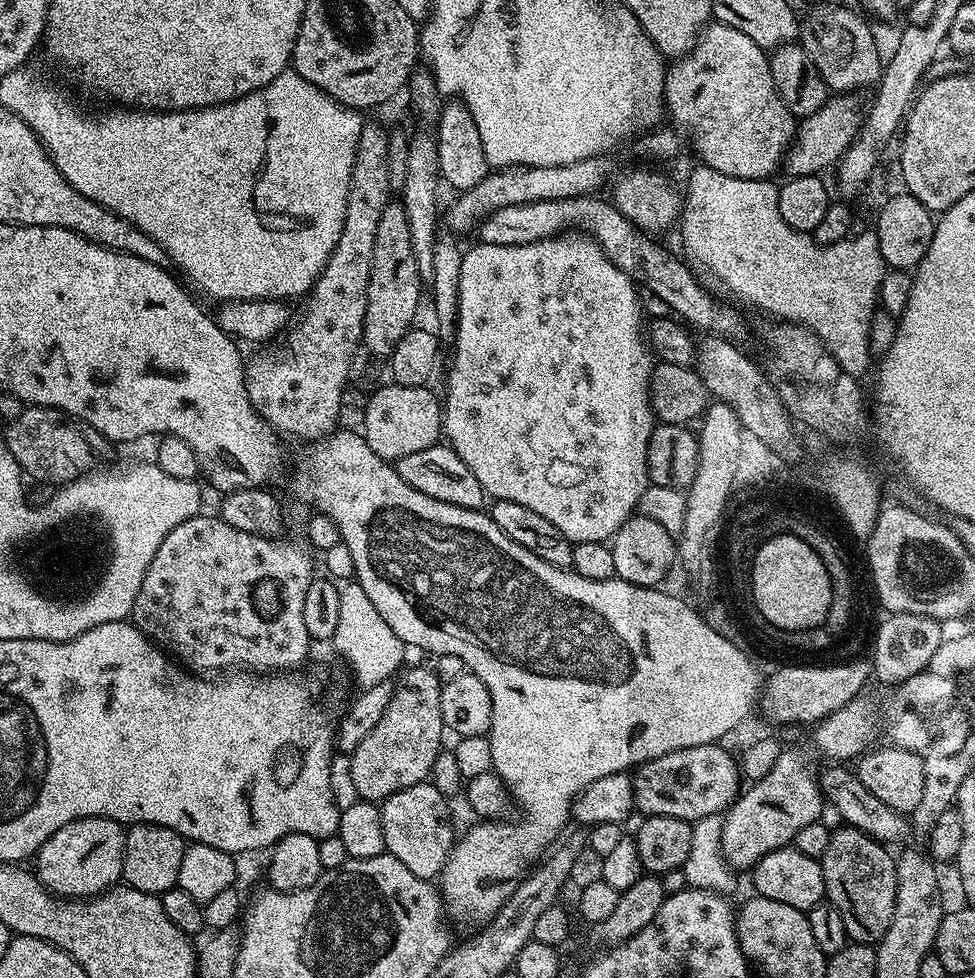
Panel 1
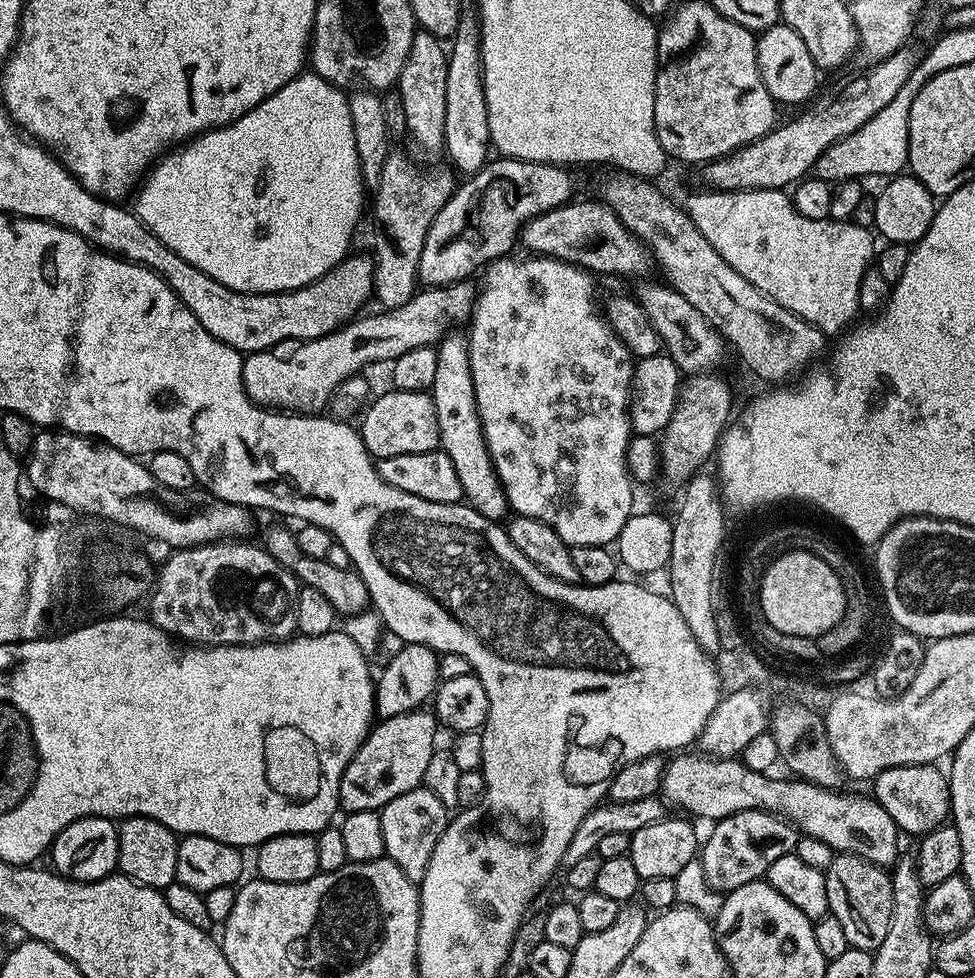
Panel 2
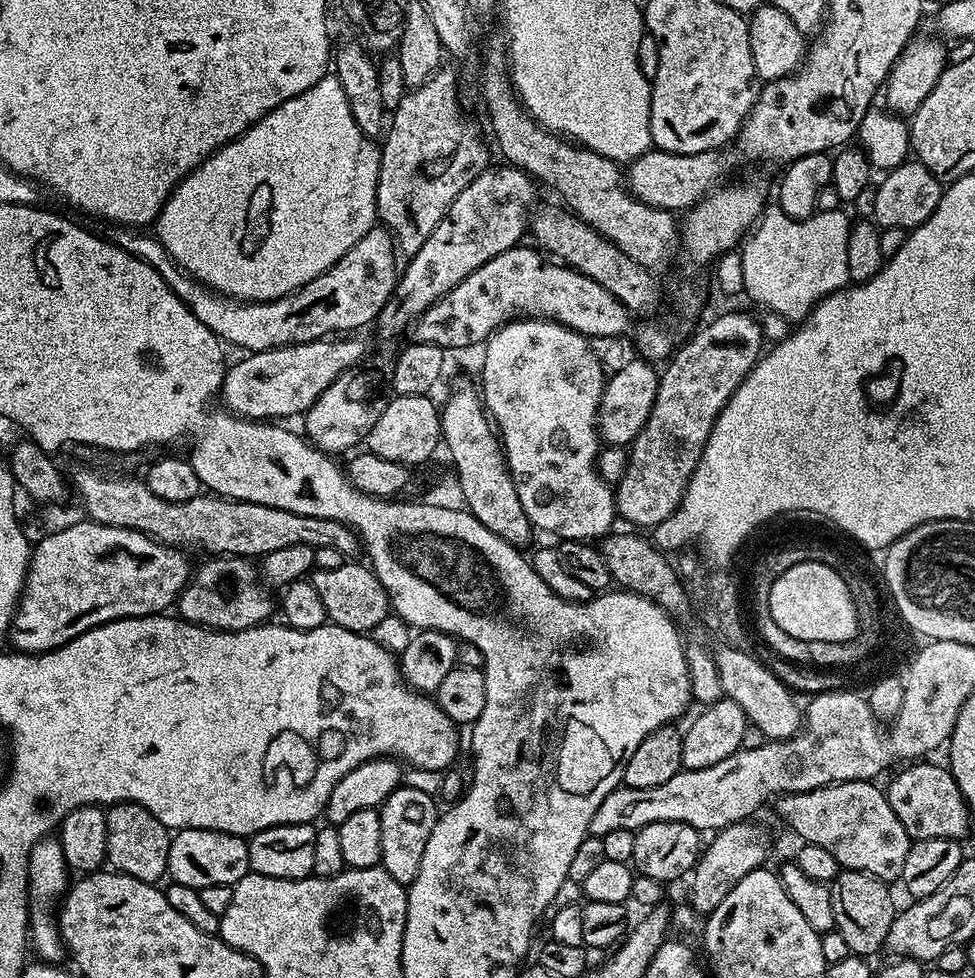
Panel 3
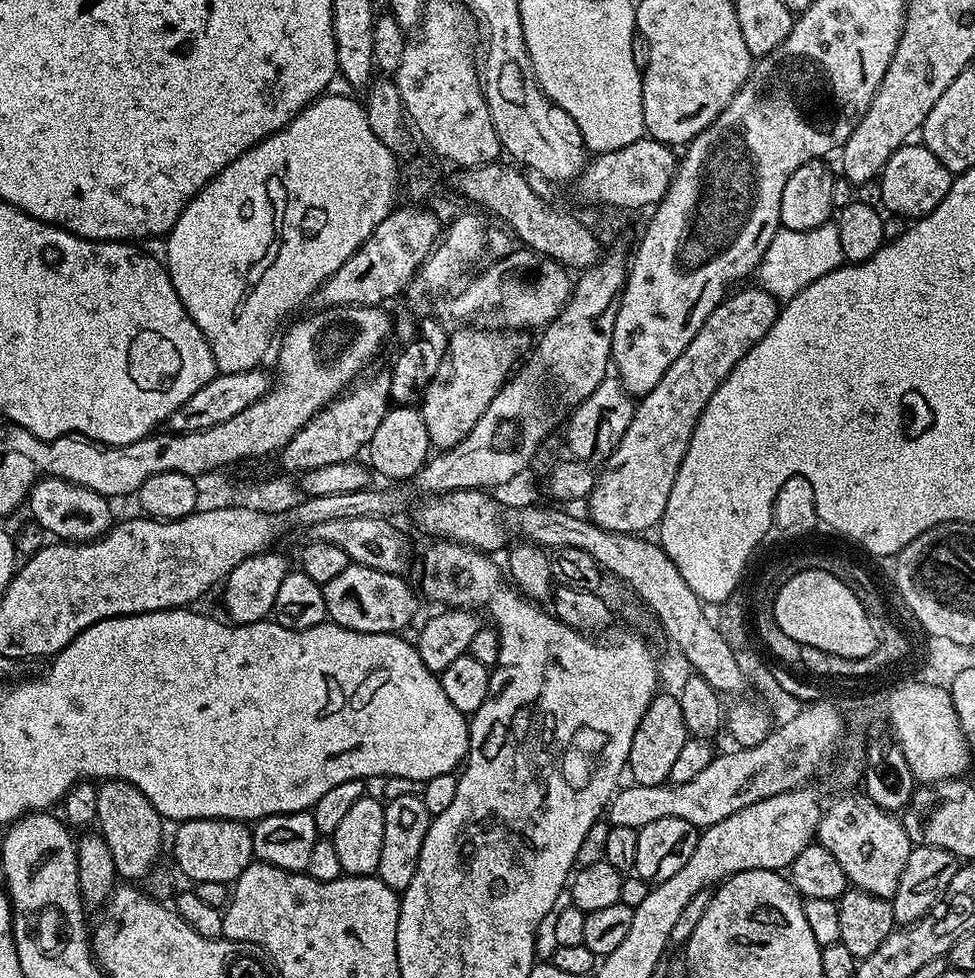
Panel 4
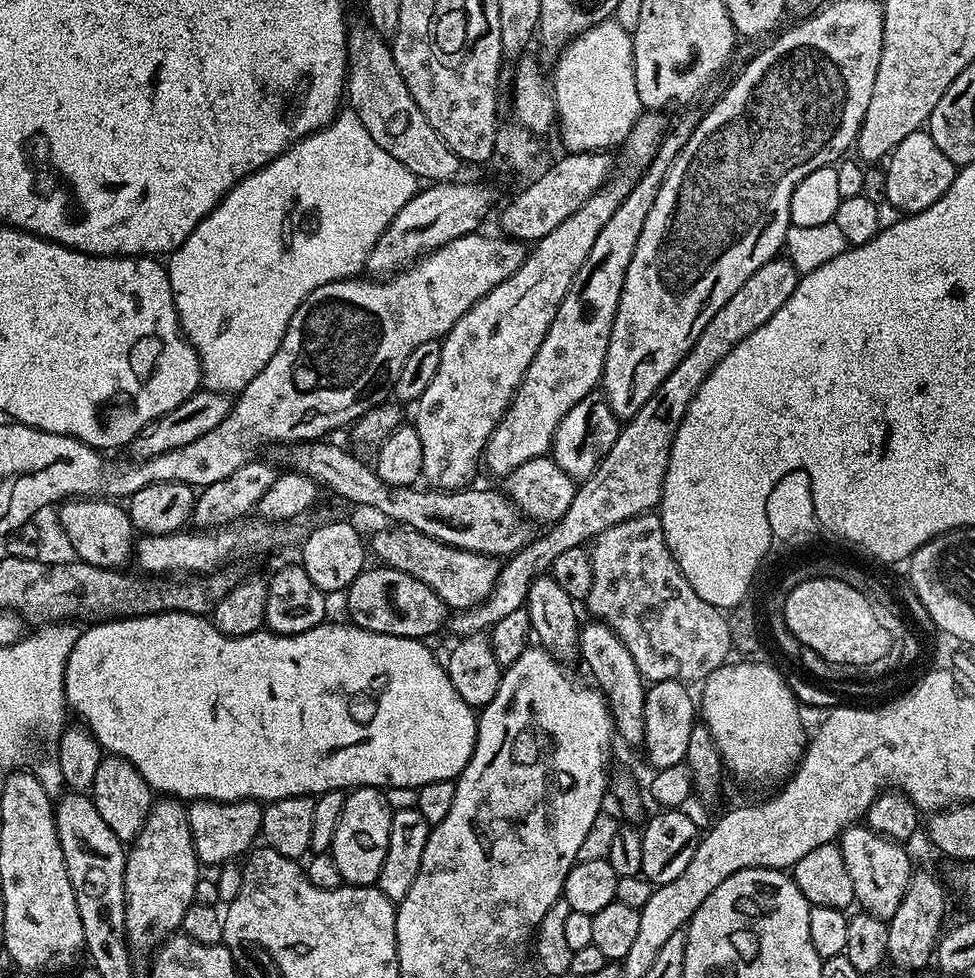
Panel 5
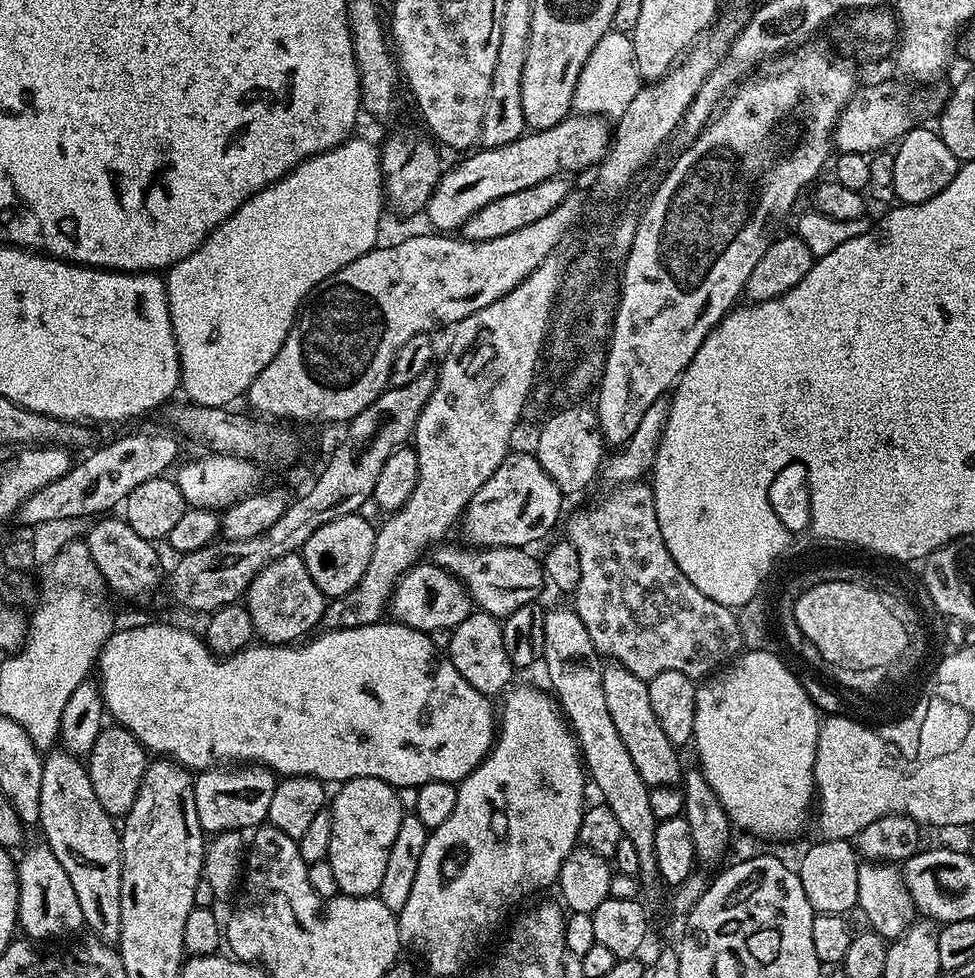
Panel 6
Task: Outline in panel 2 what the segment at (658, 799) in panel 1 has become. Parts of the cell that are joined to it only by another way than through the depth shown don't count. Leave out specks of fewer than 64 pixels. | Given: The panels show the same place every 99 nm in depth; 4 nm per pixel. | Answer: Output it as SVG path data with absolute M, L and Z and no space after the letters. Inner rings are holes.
M688 754L673 755L665 763L659 795L665 805L671 806L673 804L674 807L681 808L684 811L681 813L687 814L689 817L701 816L702 819L708 820L707 822L715 822L732 816L735 812L759 808L765 812L772 812L775 816L781 816L805 836L822 838L822 842L826 842L826 846L830 846L833 853L836 854L851 852L852 855L866 858L885 870L891 869L896 863L897 857L901 855L900 839L902 839L902 833L896 827L894 818L890 818L890 814L886 814L884 807L871 795L859 796L856 792L848 792L849 790L823 788L817 784L811 784L809 780L799 778L775 780L775 775L750 770L736 758L717 758L703 754L684 755Z

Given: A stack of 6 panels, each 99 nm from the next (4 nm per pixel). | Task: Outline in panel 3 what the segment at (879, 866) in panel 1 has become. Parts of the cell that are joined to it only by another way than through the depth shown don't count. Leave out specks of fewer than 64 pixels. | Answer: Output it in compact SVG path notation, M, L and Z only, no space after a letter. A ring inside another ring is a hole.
M841 870L830 885L830 903L834 905L835 931L846 938L849 953L861 958L872 958L879 948L885 947L884 939L898 911L898 904L888 893L889 885L865 872Z

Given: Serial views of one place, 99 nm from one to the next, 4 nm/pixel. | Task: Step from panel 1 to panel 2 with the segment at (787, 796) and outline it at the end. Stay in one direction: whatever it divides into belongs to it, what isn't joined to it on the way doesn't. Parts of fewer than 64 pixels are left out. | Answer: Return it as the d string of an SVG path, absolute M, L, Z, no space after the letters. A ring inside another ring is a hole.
M759 808L735 812L732 816L715 821L711 828L712 833L705 840L703 837L698 859L707 884L723 894L767 877L771 864L789 855L795 849L798 839L797 829L787 820Z

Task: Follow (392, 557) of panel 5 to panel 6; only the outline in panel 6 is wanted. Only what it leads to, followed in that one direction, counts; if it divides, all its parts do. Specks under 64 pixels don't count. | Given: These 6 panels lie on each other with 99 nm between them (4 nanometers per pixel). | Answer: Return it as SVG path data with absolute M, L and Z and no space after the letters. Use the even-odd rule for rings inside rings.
M441 543L430 552L431 563L452 576L457 576L464 589L471 594L472 603L481 612L497 618L514 614L518 606L526 606L537 599L540 587L545 587L546 577L541 561L531 556L531 551L521 548L479 548Z

